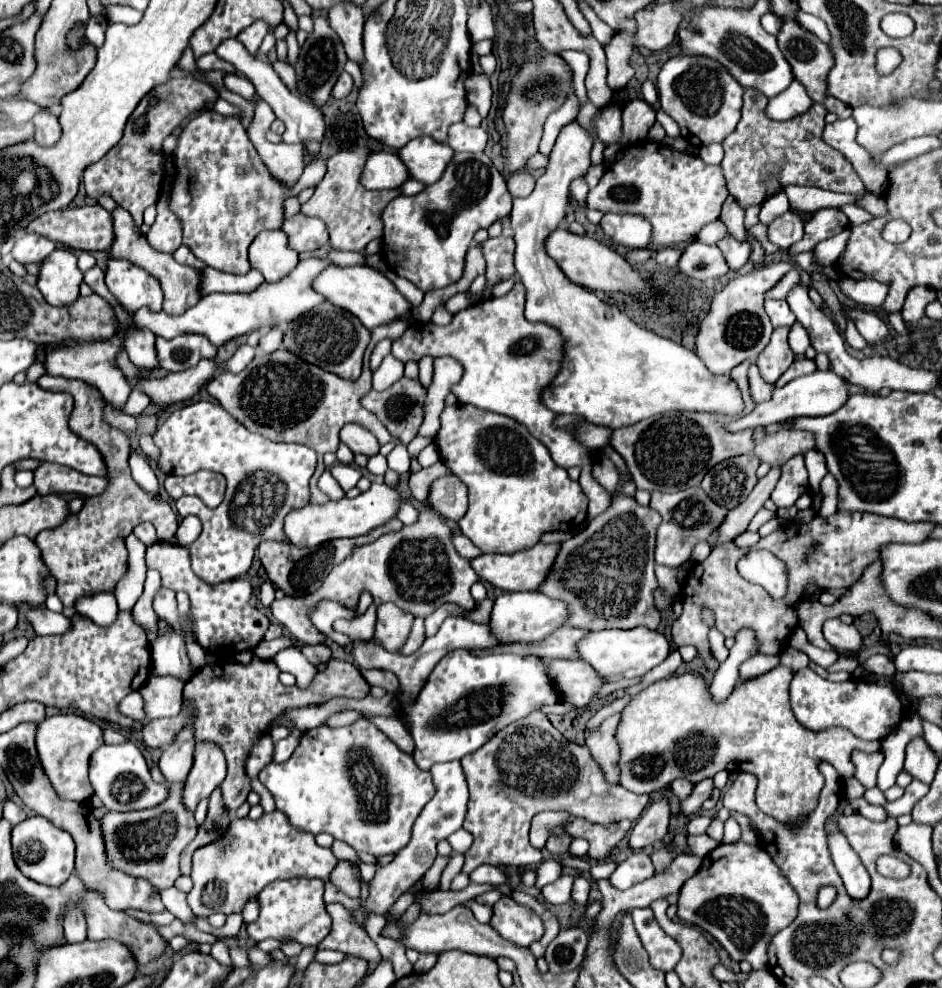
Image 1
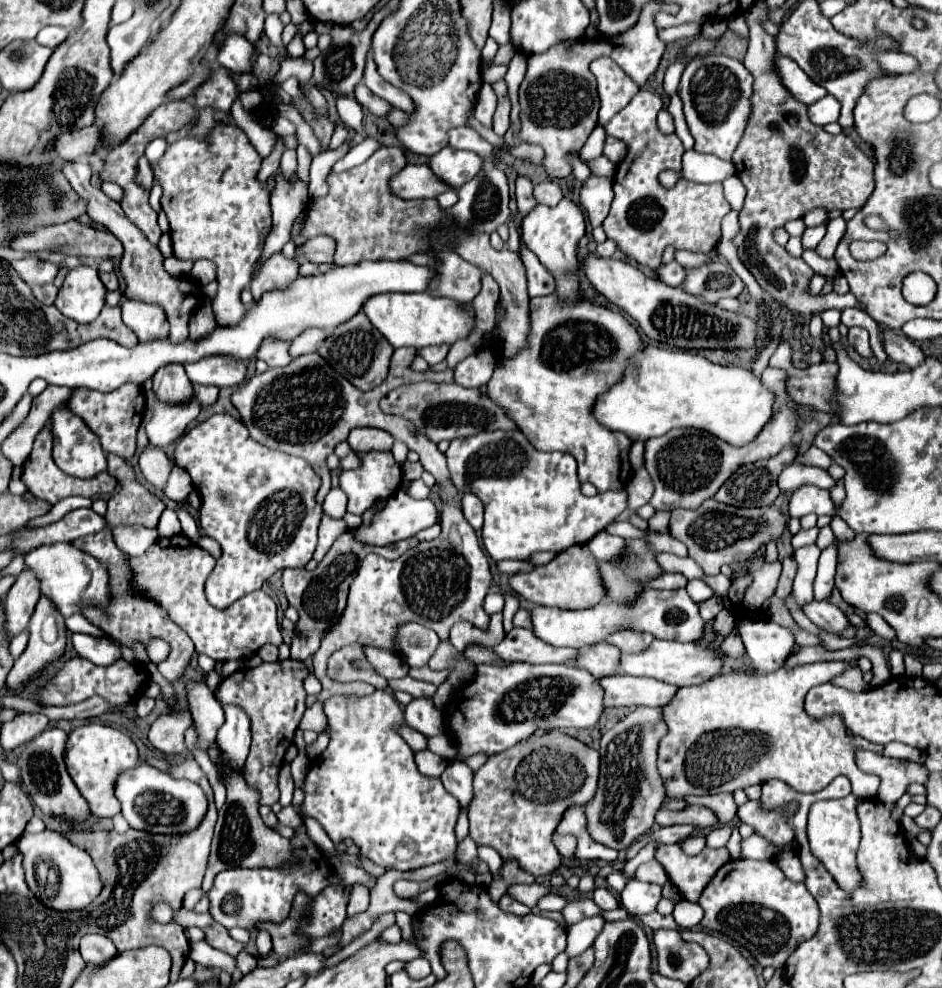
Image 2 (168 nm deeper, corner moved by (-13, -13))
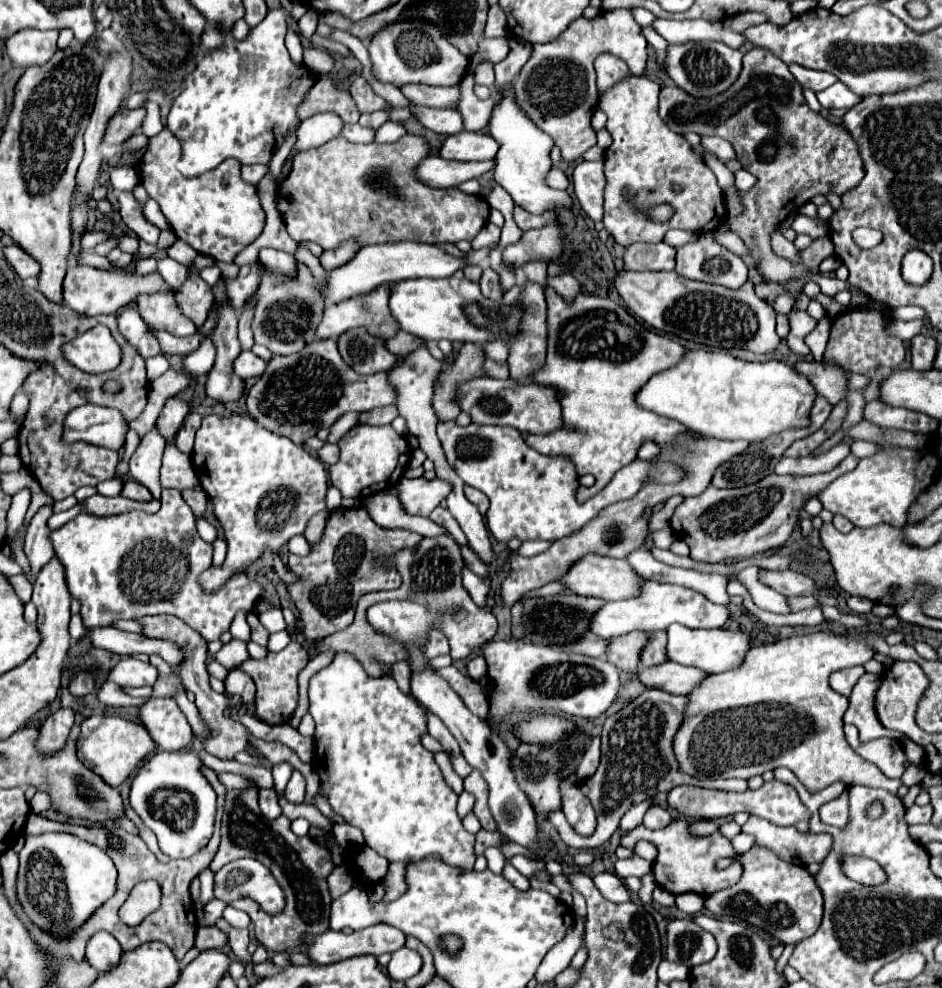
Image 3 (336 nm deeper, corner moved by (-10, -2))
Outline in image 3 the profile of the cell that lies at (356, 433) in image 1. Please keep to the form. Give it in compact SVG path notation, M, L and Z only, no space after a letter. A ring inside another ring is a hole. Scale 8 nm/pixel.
M387 406L387 408L377 408L365 414L359 414L357 424L369 424L369 426L387 426L391 424L395 418L399 416L395 406Z

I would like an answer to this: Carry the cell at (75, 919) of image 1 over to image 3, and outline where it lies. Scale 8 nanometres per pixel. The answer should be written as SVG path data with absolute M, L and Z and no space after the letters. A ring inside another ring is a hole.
M105 930L95 932L89 938L89 942L87 942L87 956L85 958L99 972L111 970L119 962L119 956L121 956L119 942L111 934L107 934Z

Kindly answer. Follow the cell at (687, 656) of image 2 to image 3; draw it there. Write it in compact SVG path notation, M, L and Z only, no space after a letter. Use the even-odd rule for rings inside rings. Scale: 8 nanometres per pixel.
M671 624L667 628L667 660L679 662L683 666L699 666L699 670L707 670L707 674L723 672L743 662L745 652L751 648L751 640L737 630L691 630L679 624Z

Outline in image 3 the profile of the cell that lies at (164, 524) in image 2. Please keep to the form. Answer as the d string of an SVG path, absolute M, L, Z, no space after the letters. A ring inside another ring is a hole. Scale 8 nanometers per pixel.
M153 426L151 432L147 432L141 438L139 448L129 460L131 466L131 476L145 484L153 498L161 498L161 490L157 490L159 484L159 468L161 468L161 454L165 448L165 438L159 434L157 426Z

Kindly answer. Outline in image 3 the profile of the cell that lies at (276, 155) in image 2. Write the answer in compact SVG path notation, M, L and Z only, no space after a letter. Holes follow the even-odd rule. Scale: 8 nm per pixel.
M254 164L254 165L244 165L241 168L241 177L246 182L249 182L253 185L257 185L259 180L268 171L268 166L263 164Z

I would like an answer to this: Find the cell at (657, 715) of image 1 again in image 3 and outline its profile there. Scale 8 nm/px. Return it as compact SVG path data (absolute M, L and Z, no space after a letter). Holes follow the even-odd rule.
M813 632L791 636L773 644L753 646L745 654L741 666L719 674L709 674L699 686L695 686L695 690L691 690L687 710L683 714L683 726L679 726L673 742L679 768L699 780L711 778L711 770L715 778L747 780L767 770L785 766L807 786L809 792L819 792L821 788L843 780L847 786L861 784L871 788L885 788L891 794L897 794L901 780L885 778L885 774L875 764L863 760L847 744L843 736L843 714L849 700L833 692L827 682L835 670L859 666L871 658L873 650L867 644L845 640L833 632Z

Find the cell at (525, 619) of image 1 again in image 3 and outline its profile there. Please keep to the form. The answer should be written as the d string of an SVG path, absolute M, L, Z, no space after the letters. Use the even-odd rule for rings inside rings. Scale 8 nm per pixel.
M643 580L639 594L635 598L625 598L625 600L615 600L615 602L605 602L591 618L589 632L595 632L599 638L613 638L619 634L627 634L633 630L667 630L669 624L677 622L687 628L699 628L699 626L709 626L709 628L721 628L725 620L729 618L727 606L713 604L707 600L701 592L679 586L679 584L665 584L665 582L655 582L655 580Z

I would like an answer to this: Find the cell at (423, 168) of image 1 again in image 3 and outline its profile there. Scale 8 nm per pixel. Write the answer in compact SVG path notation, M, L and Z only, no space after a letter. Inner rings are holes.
M461 132L445 138L439 156L445 160L479 162L479 160L493 160L497 150L499 144L487 132Z

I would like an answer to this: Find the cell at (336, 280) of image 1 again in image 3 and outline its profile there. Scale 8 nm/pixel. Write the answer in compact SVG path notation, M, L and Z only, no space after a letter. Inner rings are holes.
M457 270L453 276L449 278L441 278L441 280L403 280L391 286L391 294L389 294L389 310L391 316L397 320L397 324L401 326L401 330L415 334L423 340L461 340L461 342L489 342L489 340L505 340L509 342L511 336L517 330L517 324L521 320L521 314L517 310L517 306L499 306L493 300L487 300L485 296L481 298L481 290L477 282L469 282L461 270Z

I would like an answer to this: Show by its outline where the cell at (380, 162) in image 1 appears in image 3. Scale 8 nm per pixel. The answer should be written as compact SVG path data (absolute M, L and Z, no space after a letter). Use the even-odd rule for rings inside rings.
M427 156L419 166L415 168L415 176L419 176L419 182L431 186L431 188L455 188L465 180L481 178L485 172L493 170L495 162L455 162L455 160L443 160L439 156Z

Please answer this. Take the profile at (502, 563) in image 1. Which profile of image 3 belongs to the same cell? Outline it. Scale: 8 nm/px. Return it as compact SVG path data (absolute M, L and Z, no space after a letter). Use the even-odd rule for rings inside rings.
M585 554L577 562L573 562L573 566L557 582L561 582L569 592L579 594L579 596L595 596L603 600L623 600L623 598L637 594L641 578L631 570L631 566L625 560L599 556L599 554Z

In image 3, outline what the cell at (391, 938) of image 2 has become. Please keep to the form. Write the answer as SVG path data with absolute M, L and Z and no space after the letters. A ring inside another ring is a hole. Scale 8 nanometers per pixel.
M375 924L363 930L355 930L351 934L343 934L343 932L335 932L335 930L327 930L319 936L315 936L309 946L307 946L307 958L313 964L333 964L351 956L359 956L359 954L373 954L379 956L383 952L395 952L405 944L405 934L399 928L387 926L387 924Z

